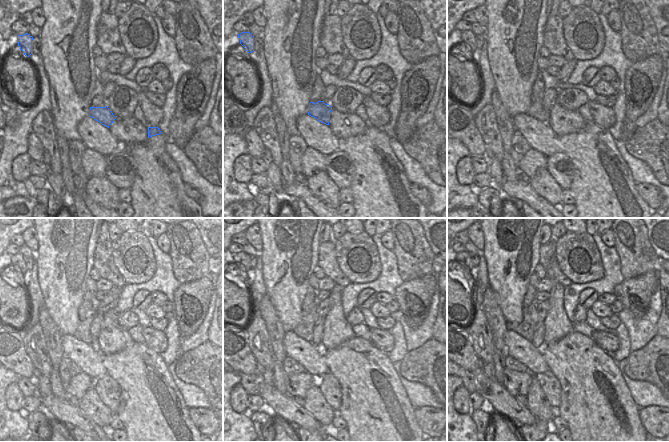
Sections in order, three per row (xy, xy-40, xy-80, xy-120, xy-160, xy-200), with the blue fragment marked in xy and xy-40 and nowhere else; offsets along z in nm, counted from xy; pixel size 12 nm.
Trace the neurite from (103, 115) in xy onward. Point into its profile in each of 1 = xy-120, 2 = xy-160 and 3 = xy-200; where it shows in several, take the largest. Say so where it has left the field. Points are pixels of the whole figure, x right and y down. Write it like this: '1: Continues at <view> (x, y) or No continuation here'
1: Continues at xy-120 (83, 333)
2: Continues at xy-160 (304, 330)
3: Continues at xy-200 (526, 328).

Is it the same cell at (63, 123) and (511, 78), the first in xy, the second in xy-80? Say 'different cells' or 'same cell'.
same cell

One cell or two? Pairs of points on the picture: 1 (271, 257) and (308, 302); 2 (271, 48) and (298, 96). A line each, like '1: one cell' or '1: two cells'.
1: two cells
2: one cell

